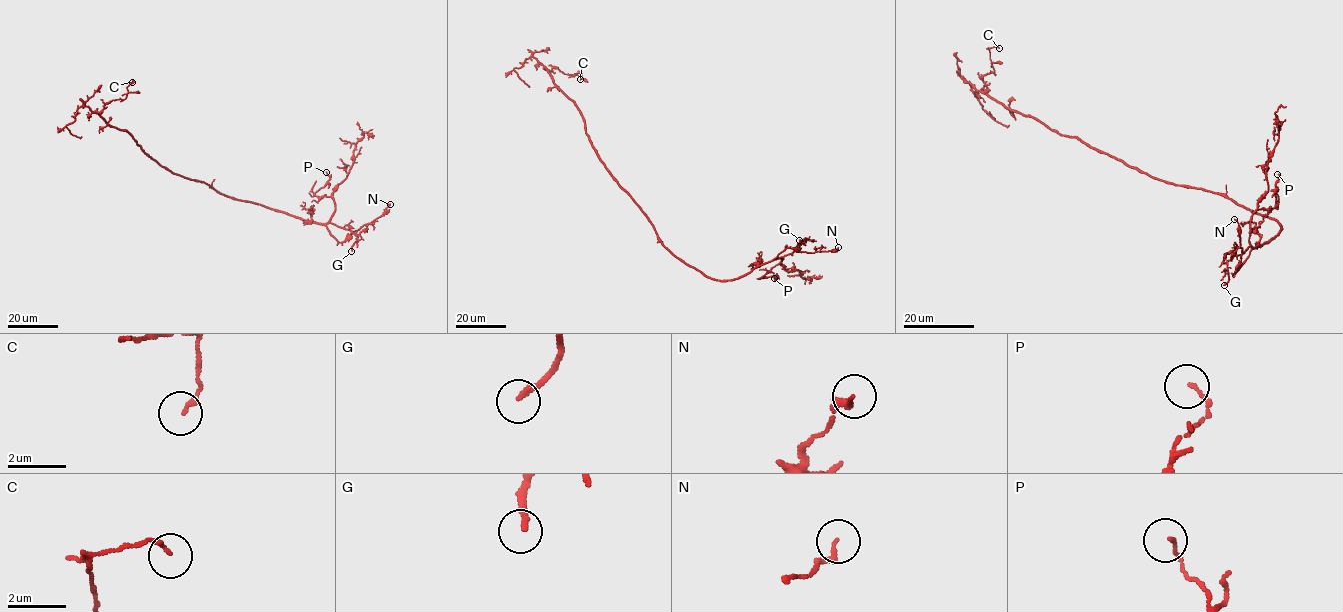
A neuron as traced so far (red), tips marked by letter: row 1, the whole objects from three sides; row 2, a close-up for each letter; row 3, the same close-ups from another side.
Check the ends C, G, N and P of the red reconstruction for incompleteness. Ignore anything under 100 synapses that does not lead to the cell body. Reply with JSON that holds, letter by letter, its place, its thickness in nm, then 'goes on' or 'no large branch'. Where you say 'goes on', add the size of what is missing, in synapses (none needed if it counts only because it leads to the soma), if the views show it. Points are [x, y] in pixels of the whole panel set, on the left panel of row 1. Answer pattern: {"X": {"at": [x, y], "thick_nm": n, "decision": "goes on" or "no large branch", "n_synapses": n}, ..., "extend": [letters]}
{"C": {"at": [132, 82], "thick_nm": 140, "decision": "no large branch"}, "G": {"at": [351, 251], "thick_nm": 200, "decision": "goes on"}, "N": {"at": [390, 204], "thick_nm": 170, "decision": "no large branch"}, "P": {"at": [326, 172], "thick_nm": 110, "decision": "no large branch"}, "extend": ["G"]}

